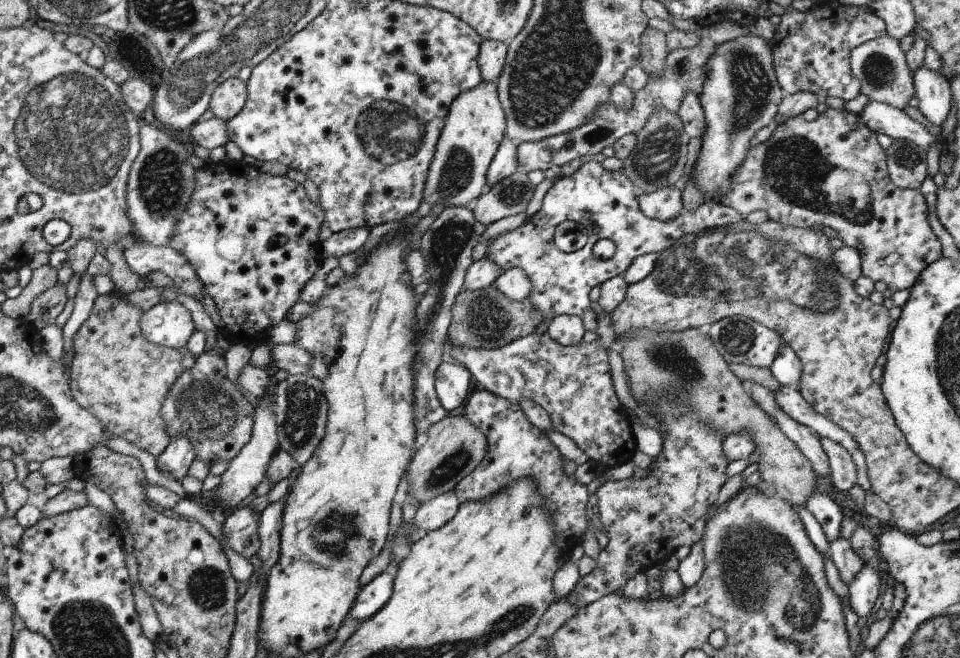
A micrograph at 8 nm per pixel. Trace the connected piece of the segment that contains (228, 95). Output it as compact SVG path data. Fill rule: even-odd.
M240 77L225 79L209 101L215 117L228 122L244 108L247 99L247 82Z

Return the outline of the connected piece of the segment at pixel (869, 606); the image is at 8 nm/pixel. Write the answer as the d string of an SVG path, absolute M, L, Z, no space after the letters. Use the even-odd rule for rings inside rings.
M864 564L863 569L848 585L851 610L856 612L859 617L873 619L875 605L880 596L880 580L879 571Z

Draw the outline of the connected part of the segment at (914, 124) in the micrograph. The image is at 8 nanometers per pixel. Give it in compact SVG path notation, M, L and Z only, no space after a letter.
M869 101L859 115L870 130L888 135L894 141L914 141L926 150L938 141L938 138L924 128L925 124L912 120L902 109L882 101Z

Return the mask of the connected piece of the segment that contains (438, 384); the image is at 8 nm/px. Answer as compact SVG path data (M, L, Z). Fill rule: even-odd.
M442 362L436 369L435 391L446 412L452 412L452 410L456 410L456 408L462 408L462 405L466 402L468 392L473 391L474 386L473 376L465 366Z

